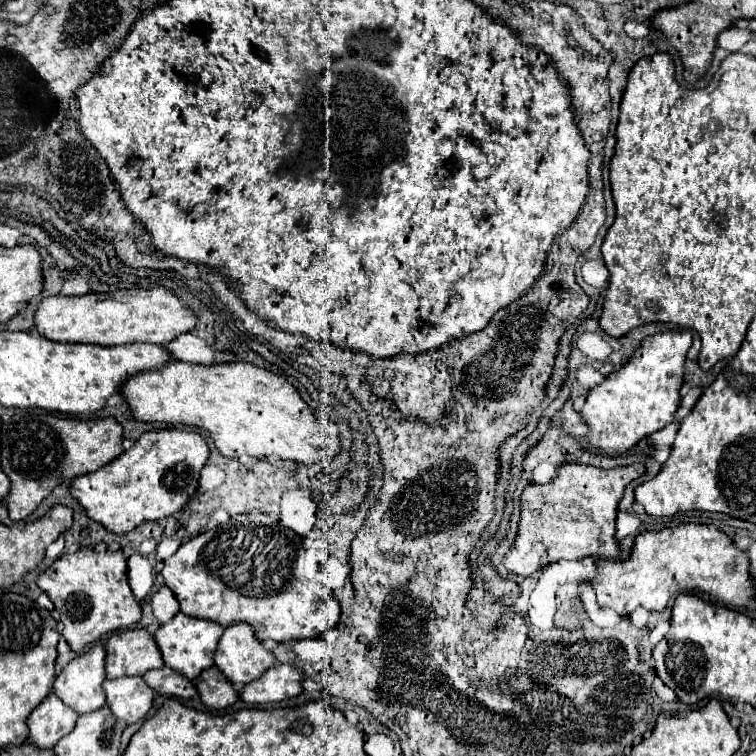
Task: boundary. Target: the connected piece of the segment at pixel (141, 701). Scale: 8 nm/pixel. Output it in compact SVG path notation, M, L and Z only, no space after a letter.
M120 677L104 681L102 689L106 693L106 703L112 715L122 725L132 725L146 719L152 707L154 691L144 683L142 677Z

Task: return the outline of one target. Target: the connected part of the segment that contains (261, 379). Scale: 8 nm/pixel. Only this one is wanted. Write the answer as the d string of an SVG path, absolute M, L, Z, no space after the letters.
M170 359L164 367L156 371L142 371L140 375L132 375L122 383L120 393L130 407L132 417L138 421L150 423L168 423L168 425L190 425L210 433L218 451L226 457L236 459L260 459L266 455L278 455L284 461L296 463L318 463L330 461L340 451L340 441L332 439L326 431L326 425L318 423L318 417L310 411L310 407L300 399L298 391L280 375L238 361L238 363L214 363L214 365L196 365L178 359Z

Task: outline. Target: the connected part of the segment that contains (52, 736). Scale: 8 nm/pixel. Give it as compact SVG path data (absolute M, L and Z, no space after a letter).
M50 693L28 717L28 741L38 749L52 749L76 725L78 715Z

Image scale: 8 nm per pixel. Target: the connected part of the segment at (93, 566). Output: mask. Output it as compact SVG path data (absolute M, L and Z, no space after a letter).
M78 549L76 553L64 553L50 567L46 567L46 571L38 575L36 583L50 597L54 607L60 611L62 637L68 641L68 645L76 653L82 653L88 645L92 645L104 633L120 631L140 621L140 605L134 599L130 585L126 581L126 557L122 551L98 553L94 549Z

